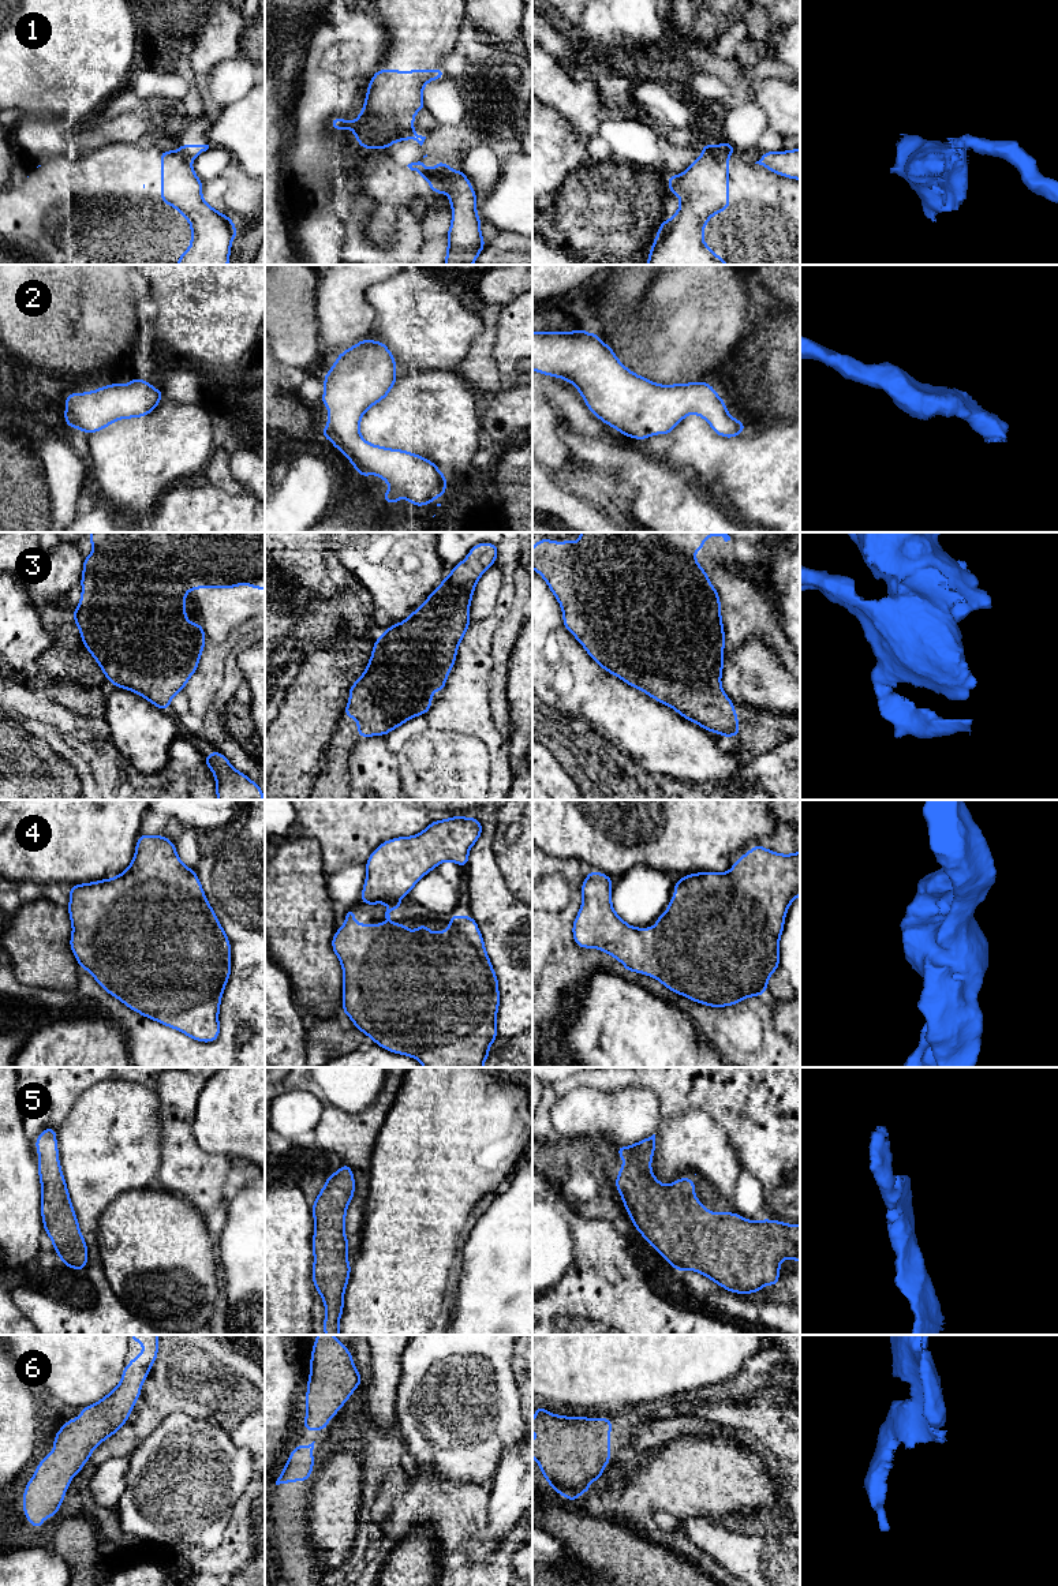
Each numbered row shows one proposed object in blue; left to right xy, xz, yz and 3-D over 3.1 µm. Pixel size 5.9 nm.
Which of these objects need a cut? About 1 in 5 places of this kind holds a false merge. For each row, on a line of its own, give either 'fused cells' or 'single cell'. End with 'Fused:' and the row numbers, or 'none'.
1: fused cells
2: single cell
3: single cell
4: single cell
5: single cell
6: single cell
Fused: 1

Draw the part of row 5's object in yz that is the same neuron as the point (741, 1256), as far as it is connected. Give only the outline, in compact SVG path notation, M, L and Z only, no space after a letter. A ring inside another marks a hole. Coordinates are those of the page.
M655 1134L631 1147L617 1147L616 1151L627 1162L614 1181L627 1213L646 1242L676 1271L699 1272L728 1291L747 1295L759 1293L766 1284L778 1286L784 1258L800 1263L800 1224L769 1219L752 1222L728 1211L714 1213L694 1194L692 1178L680 1178L669 1186L658 1182L650 1167Z

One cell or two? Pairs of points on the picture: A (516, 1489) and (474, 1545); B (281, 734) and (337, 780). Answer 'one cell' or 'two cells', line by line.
A: one cell
B: two cells

